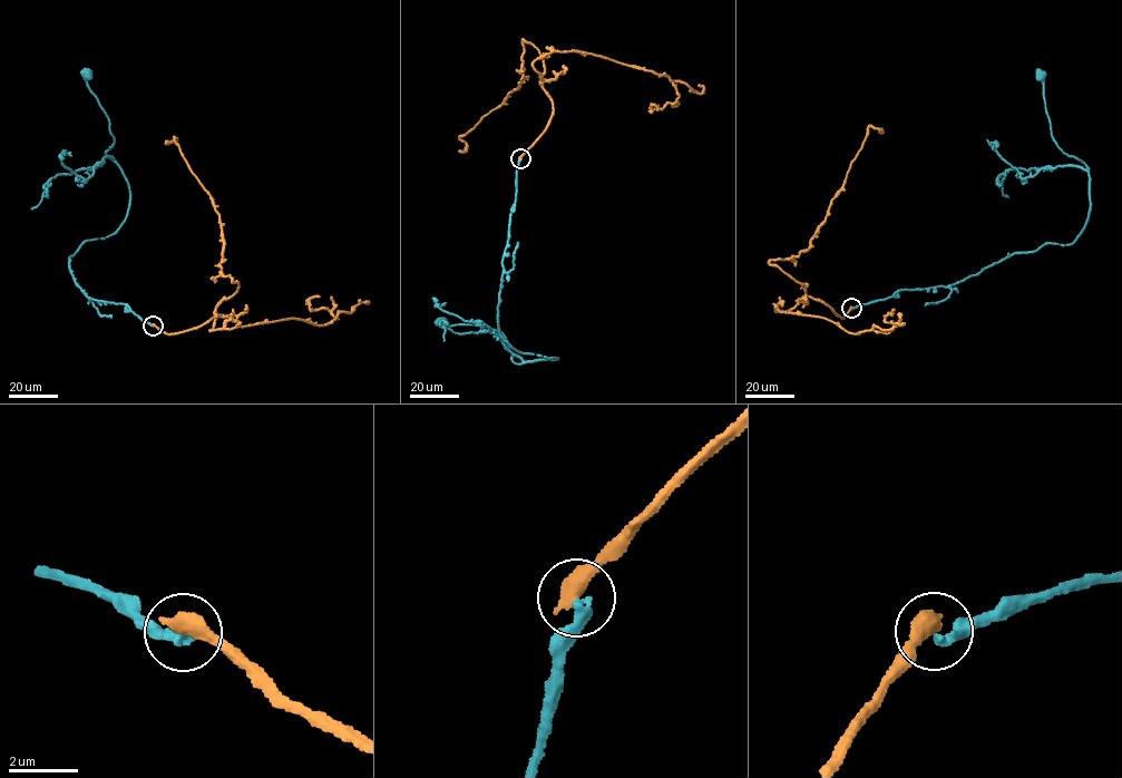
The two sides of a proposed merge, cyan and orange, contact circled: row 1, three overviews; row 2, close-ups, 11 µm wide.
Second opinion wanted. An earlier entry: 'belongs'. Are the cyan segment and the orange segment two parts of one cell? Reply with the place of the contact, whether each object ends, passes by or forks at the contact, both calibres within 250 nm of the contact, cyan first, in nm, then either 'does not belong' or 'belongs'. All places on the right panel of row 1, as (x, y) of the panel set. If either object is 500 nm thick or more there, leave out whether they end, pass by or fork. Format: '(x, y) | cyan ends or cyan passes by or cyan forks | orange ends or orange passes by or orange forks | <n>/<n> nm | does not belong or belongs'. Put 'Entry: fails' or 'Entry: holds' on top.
Entry: fails
(851, 308) | 280/550 nm | does not belong

